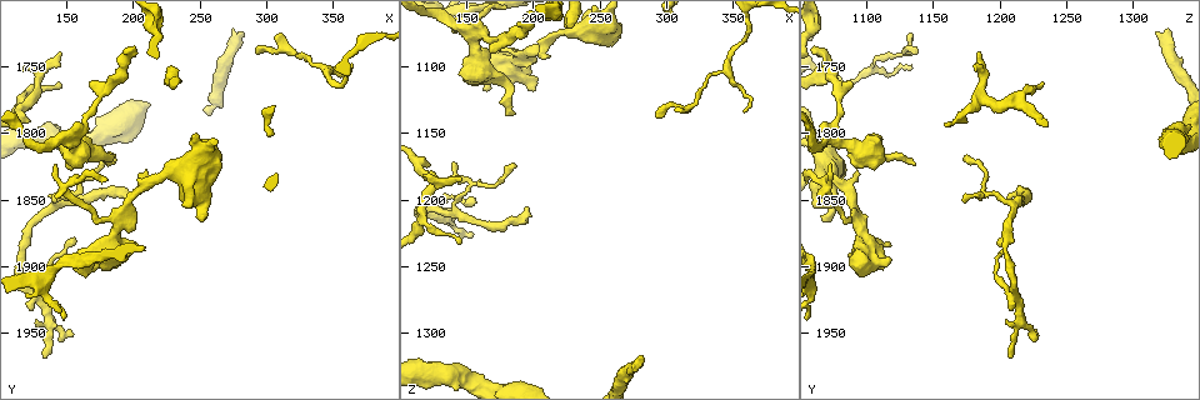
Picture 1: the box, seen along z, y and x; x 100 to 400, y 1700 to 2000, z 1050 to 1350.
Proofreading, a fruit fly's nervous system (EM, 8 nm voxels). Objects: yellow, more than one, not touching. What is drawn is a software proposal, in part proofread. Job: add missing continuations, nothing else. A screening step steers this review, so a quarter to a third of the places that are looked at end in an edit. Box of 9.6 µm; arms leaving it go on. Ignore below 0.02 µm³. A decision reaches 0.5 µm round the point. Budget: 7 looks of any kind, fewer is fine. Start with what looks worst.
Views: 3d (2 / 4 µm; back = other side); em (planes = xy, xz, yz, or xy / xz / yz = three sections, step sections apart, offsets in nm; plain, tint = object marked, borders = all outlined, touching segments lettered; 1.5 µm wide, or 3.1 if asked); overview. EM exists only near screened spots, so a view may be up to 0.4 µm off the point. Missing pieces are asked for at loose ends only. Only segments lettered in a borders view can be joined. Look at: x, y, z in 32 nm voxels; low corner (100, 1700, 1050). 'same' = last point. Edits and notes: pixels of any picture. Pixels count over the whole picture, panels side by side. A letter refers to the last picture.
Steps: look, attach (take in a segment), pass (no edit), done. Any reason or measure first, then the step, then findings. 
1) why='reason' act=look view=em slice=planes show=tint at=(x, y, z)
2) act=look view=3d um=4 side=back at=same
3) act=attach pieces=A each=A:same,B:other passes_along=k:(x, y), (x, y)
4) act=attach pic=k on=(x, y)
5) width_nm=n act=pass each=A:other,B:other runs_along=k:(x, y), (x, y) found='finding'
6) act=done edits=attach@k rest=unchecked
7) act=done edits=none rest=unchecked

why='an open end' act=look view=3d um=2 at=(144, 1738, 1186)

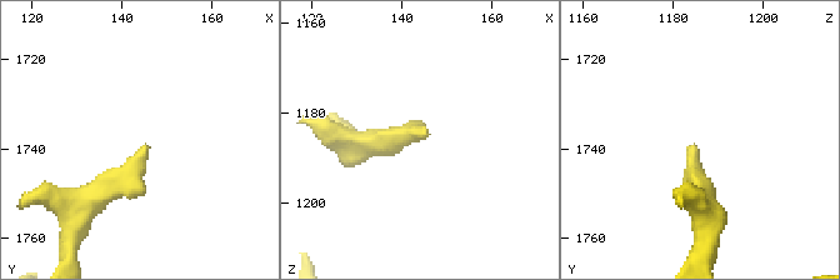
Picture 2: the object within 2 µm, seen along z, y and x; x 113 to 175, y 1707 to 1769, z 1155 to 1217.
act=look view=em slice=planes show=borders at=(146, 1740, 1186)

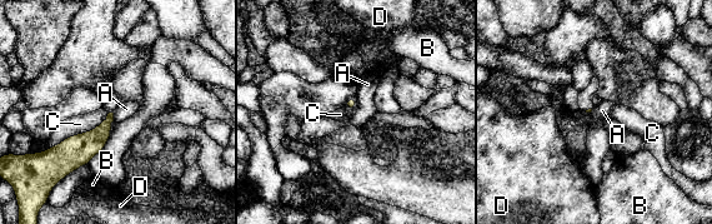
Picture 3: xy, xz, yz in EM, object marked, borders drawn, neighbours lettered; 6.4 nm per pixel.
act=pass each=A:other,B:other,C:other,D:other border=3:(357, 101), (354, 110) found='no lettered segment goes on from it'

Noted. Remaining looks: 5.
why='free end' act=look view=3d um=2 at=(164, 1898, 1116)

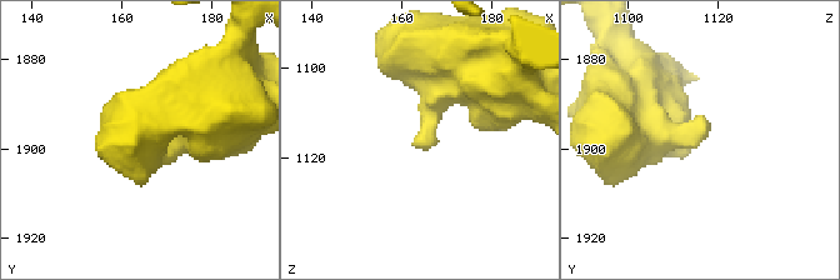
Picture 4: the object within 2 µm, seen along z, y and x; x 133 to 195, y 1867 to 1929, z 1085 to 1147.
act=look view=em slice=planes show=tint at=(163, 1898, 1118)

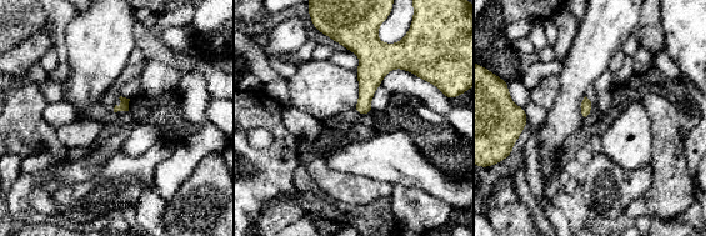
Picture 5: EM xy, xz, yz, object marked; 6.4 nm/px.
why='see the neighbours' act=look view=em slice=planes show=borders at=same

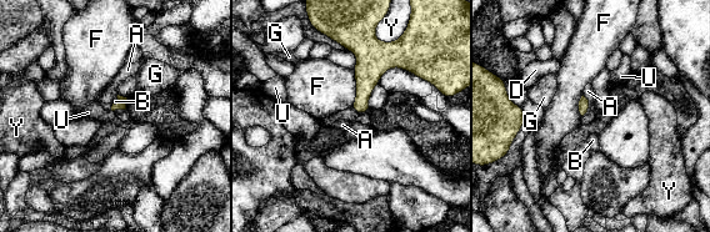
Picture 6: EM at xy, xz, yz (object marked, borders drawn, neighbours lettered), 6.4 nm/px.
longest_contact=F:240nm act=pass each=A:other,B:other,D:other,F:other,G:other,U:other,Y:other border=6:(350, 107), (361, 114) found='no lettered segment goes on from it'

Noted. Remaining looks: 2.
why='thin end' act=look view=3d um=4 at=(142, 1854, 1172)

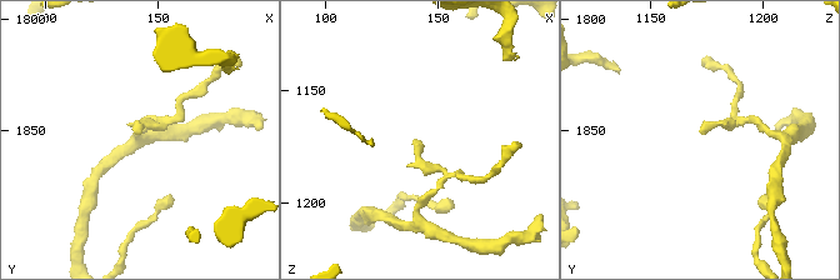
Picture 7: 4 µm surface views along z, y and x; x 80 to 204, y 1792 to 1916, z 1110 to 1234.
act=look view=em slice=planes show=borders at=(142, 1851, 1173)

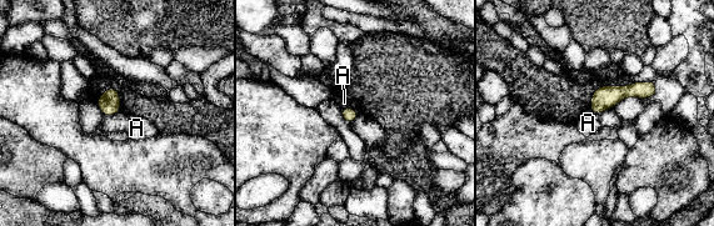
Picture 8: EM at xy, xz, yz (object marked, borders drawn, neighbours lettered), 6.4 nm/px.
act=pass each=A:other border=8:(341, 108), (354, 108), (360, 112) found='none of them fits'

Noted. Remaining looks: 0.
act=done edits=none rest=unchecked

